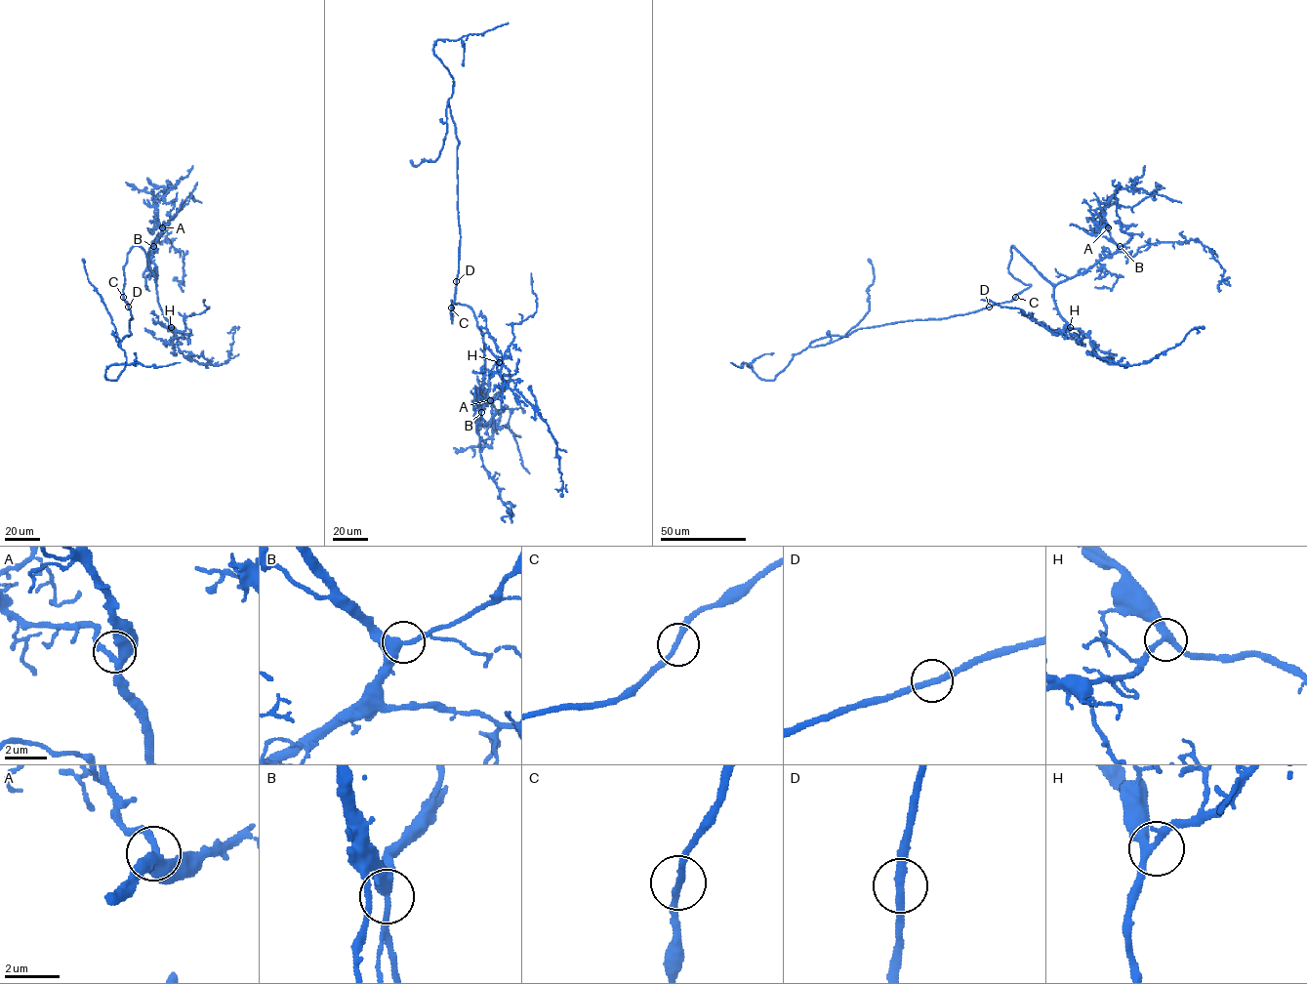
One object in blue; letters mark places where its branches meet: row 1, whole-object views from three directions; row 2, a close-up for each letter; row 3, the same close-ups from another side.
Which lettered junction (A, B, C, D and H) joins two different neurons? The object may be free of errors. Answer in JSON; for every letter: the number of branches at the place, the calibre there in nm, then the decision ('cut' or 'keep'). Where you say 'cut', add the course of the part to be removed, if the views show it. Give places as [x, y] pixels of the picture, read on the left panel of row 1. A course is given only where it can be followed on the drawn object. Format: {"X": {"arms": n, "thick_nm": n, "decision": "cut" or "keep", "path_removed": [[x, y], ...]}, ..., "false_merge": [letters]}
{"A": {"arms": 3, "thick_nm": 340, "decision": "keep"}, "B": {"arms": 3, "thick_nm": 360, "decision": "keep"}, "C": {"arms": 2, "thick_nm": 240, "decision": "keep"}, "D": {"arms": 2, "thick_nm": 280, "decision": "keep"}, "H": {"arms": 3, "thick_nm": 280, "decision": "keep"}, "false_merge": []}

